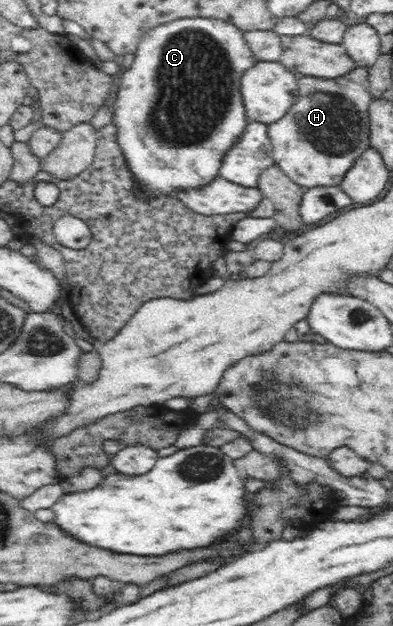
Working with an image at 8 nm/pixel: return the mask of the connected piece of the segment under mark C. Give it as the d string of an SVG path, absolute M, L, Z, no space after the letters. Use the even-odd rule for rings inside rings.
M193 18L193 20L175 20L169 24L155 26L147 34L143 34L141 42L138 44L138 50L134 53L135 61L131 67L123 67L116 77L116 90L119 96L115 100L115 125L117 125L117 139L119 145L131 171L135 173L137 181L141 183L143 193L154 195L155 193L171 194L173 190L179 187L198 187L207 184L214 176L218 175L221 166L221 158L224 157L225 151L237 140L237 137L244 131L247 126L247 115L244 114L242 96L240 95L240 80L242 74L248 69L255 66L257 60L249 45L244 39L244 32L236 26L223 22L222 20L203 20L203 18Z

